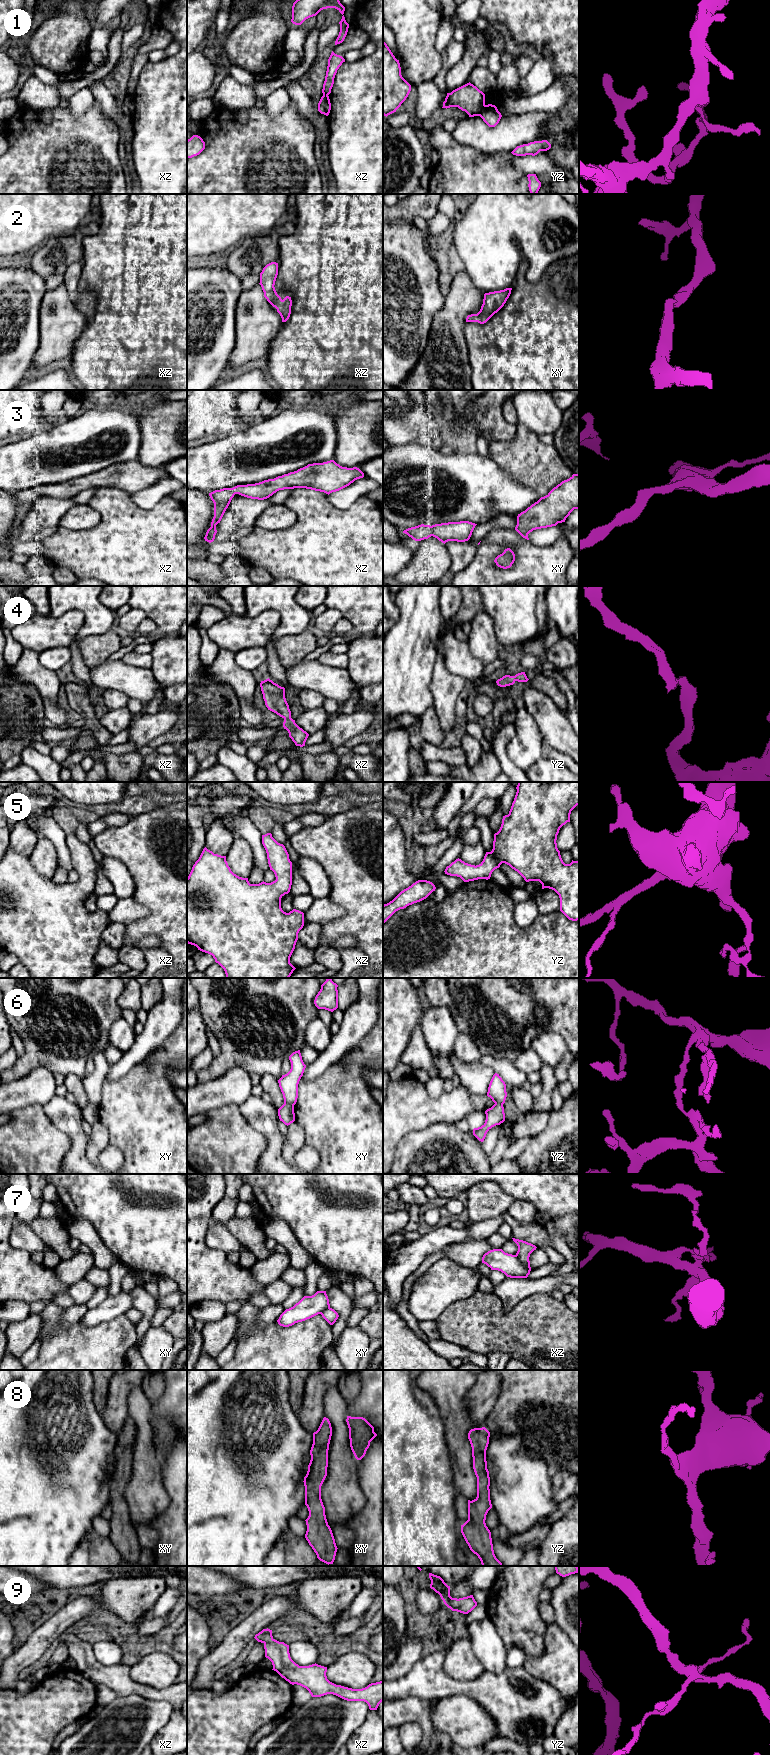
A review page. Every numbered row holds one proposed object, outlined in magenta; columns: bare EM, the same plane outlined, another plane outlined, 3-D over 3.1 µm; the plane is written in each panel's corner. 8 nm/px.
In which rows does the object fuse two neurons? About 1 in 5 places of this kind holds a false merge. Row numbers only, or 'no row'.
1, 6, 7

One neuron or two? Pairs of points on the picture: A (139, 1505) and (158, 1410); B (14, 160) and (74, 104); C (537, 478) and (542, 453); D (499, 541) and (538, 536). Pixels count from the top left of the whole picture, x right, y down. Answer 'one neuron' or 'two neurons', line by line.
A: two neurons
B: two neurons
C: one neuron
D: two neurons

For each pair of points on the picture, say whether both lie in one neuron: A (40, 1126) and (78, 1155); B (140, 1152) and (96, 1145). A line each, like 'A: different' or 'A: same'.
A: different
B: different

